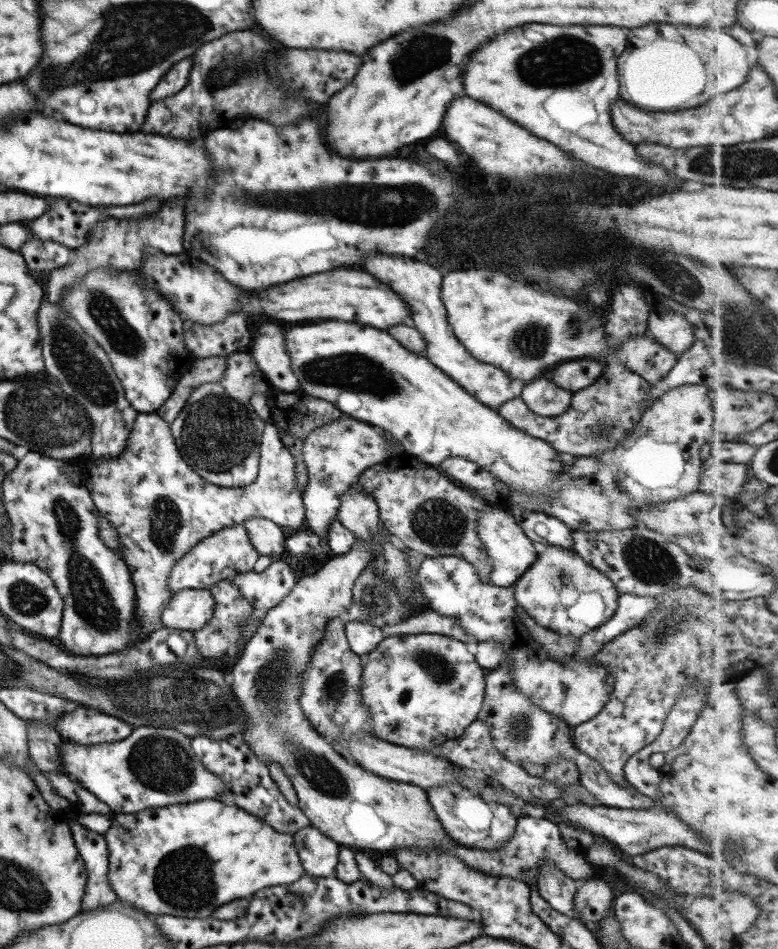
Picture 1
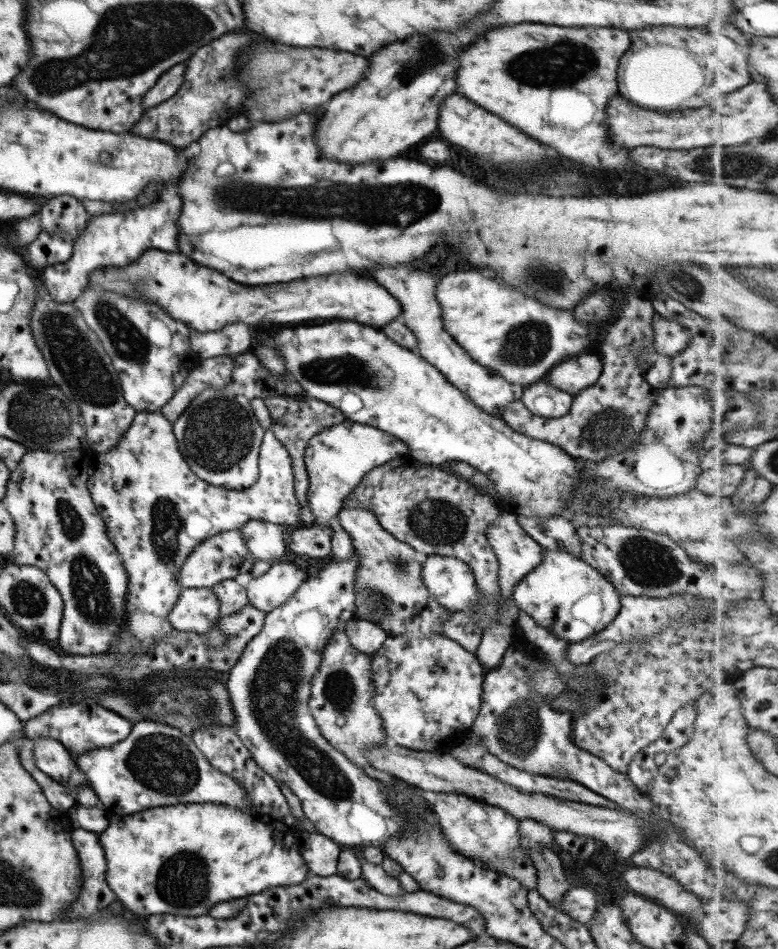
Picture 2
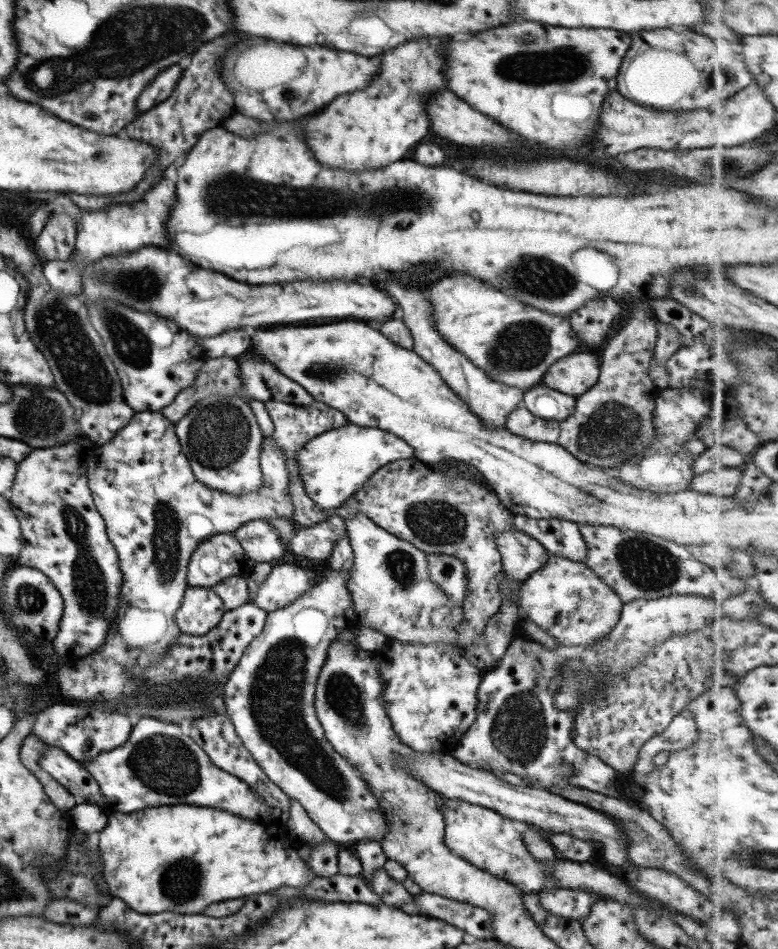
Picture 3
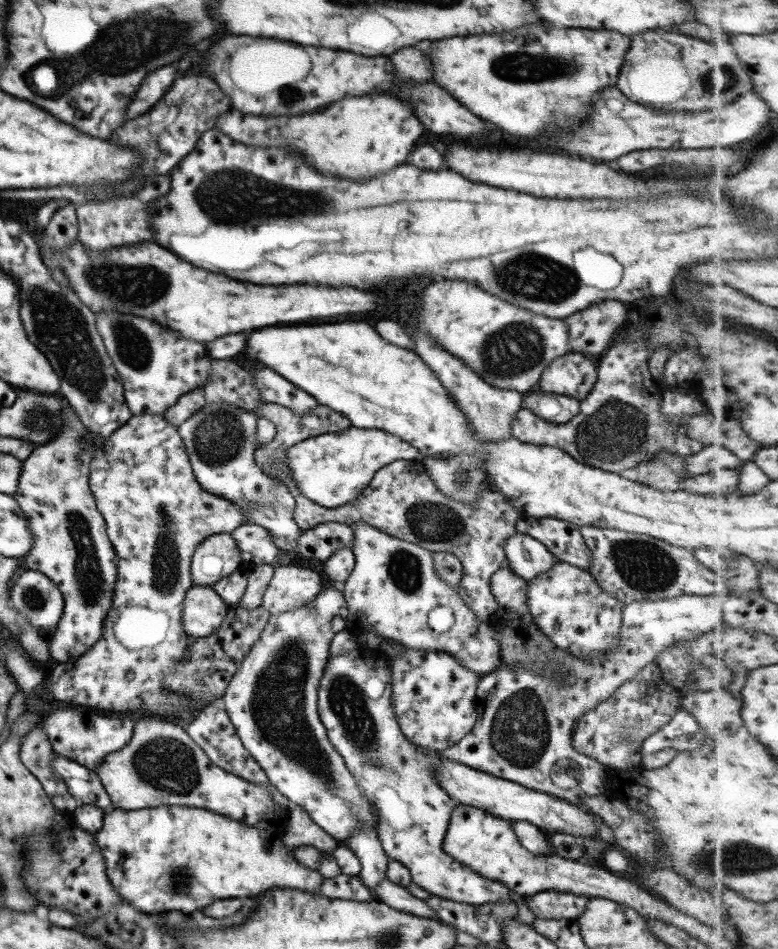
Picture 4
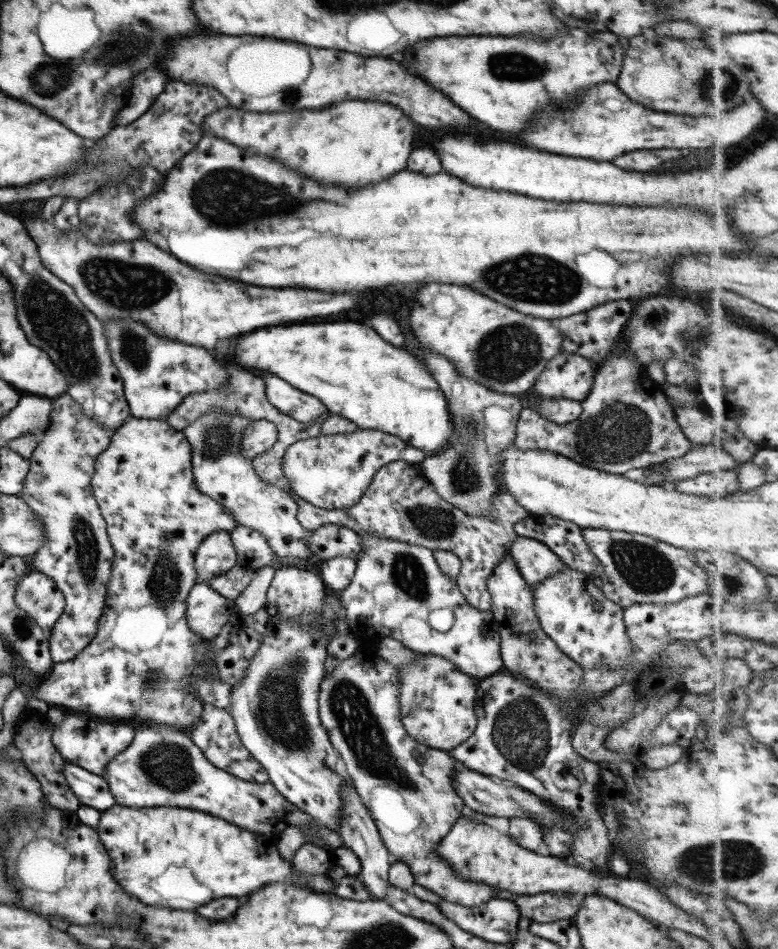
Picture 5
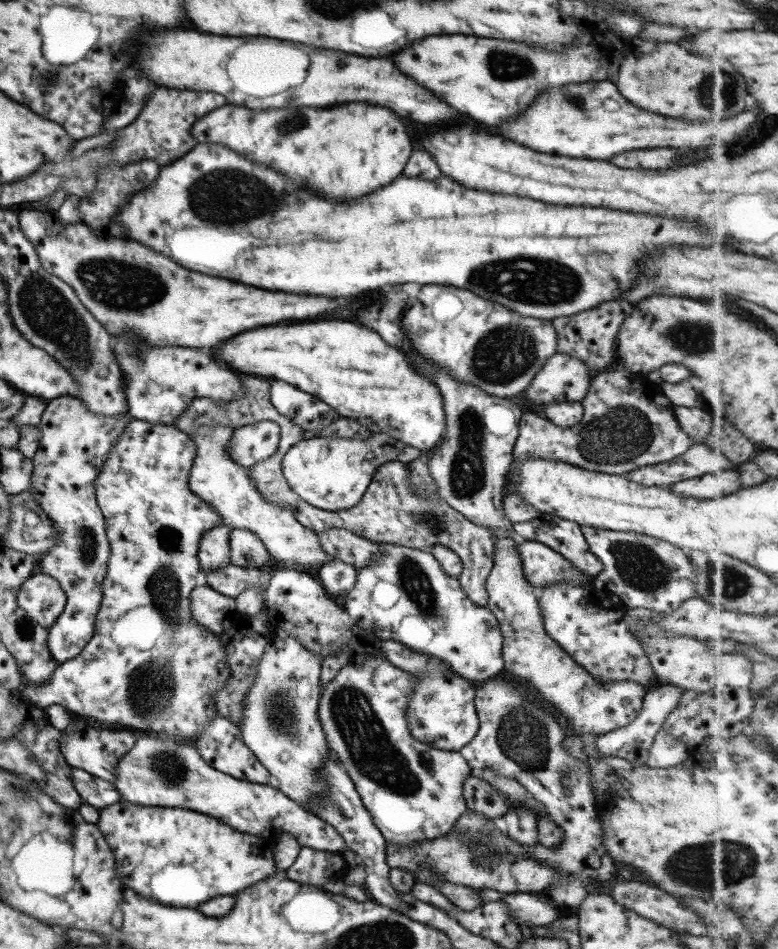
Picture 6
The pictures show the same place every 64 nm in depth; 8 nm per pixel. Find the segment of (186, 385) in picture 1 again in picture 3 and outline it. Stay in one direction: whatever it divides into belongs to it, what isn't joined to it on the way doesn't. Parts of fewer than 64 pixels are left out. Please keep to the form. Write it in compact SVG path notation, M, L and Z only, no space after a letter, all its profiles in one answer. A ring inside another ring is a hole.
M231 357L205 359L203 367L197 371L195 380L178 395L160 413L169 422L175 424L189 409L206 396L234 396L240 394L242 386L239 368Z

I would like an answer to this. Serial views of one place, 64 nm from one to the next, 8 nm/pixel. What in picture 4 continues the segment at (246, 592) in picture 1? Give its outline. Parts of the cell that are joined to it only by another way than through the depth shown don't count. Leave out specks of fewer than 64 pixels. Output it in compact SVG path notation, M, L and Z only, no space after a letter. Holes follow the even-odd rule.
M295 565L274 568L260 606L268 613L289 612L310 604L323 585L319 574Z

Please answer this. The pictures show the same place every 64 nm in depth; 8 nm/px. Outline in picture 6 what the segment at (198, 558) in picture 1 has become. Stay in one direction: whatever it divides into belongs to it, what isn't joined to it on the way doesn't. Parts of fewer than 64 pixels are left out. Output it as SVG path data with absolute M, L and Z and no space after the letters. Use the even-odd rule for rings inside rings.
M219 525L201 535L196 557L201 572L211 572L230 564L228 534L230 528Z

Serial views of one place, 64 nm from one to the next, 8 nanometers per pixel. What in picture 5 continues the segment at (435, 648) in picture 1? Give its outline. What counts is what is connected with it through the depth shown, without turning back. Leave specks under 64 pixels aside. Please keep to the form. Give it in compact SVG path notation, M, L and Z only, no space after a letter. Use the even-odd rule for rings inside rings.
M416 653L414 661L409 666L398 668L400 685L397 690L400 721L405 732L429 748L449 752L461 742L465 742L473 734L476 727L476 716L473 712L474 698L476 695L475 677L467 676L464 672L457 670L452 662L437 655L425 655Z

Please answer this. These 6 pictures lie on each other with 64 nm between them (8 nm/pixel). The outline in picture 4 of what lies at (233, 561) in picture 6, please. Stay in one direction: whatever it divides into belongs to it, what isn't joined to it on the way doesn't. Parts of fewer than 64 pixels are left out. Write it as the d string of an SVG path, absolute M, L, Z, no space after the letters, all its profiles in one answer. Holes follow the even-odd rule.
M243 522L230 532L240 552L240 560L252 565L271 564L277 556L278 548L270 534L260 526Z

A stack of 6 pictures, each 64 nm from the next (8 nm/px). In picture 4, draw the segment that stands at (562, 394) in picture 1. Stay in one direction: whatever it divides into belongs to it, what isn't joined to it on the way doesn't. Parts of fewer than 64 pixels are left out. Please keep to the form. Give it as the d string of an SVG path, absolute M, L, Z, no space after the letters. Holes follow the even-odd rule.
M540 389L527 394L522 404L535 416L555 424L563 424L579 412L578 400Z

